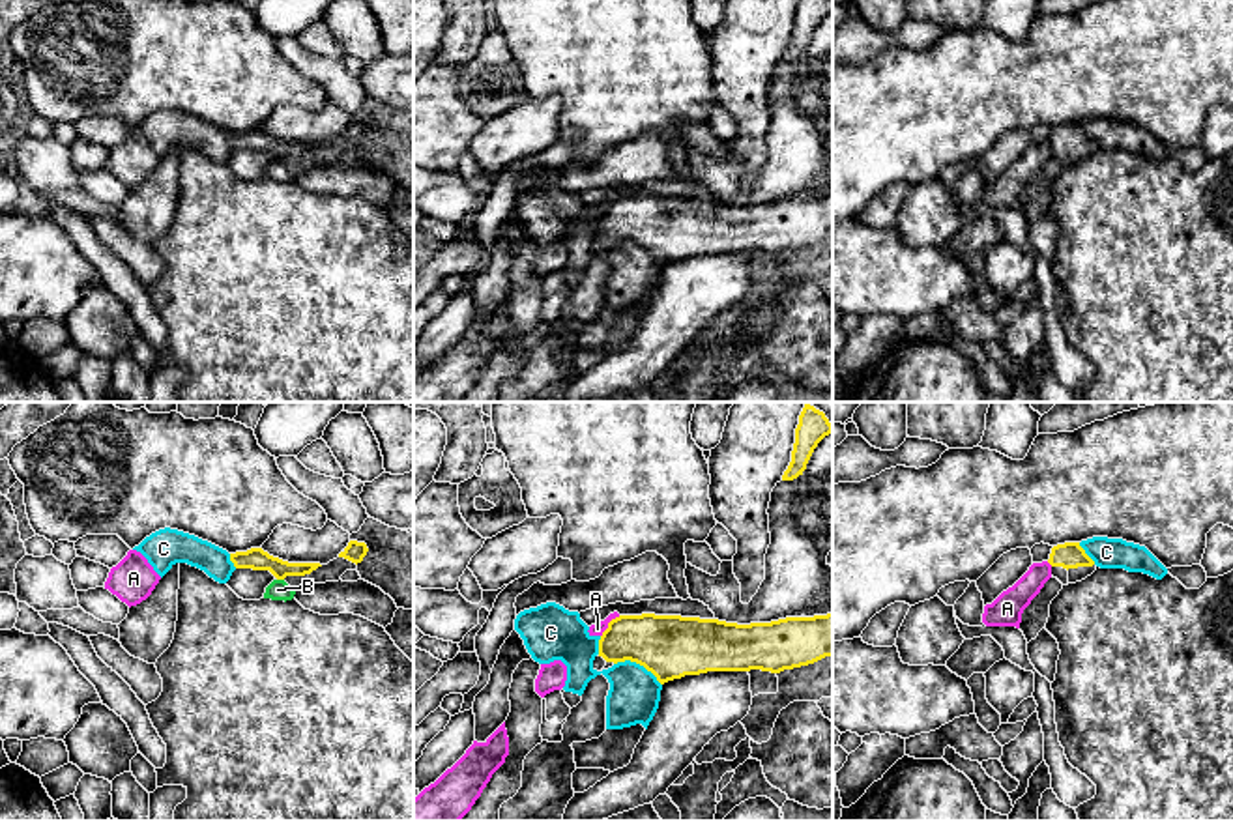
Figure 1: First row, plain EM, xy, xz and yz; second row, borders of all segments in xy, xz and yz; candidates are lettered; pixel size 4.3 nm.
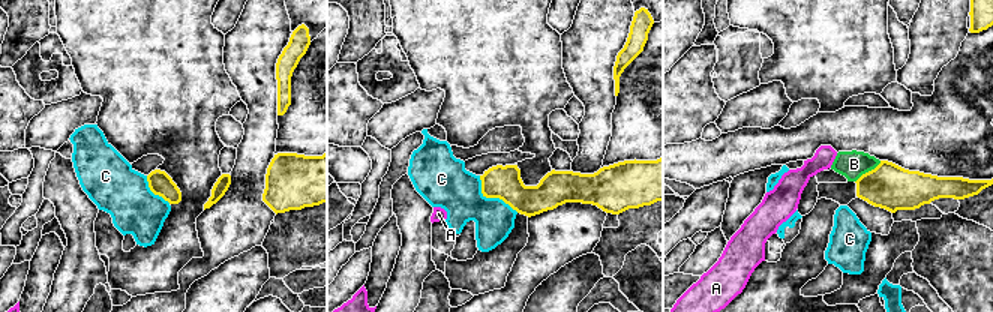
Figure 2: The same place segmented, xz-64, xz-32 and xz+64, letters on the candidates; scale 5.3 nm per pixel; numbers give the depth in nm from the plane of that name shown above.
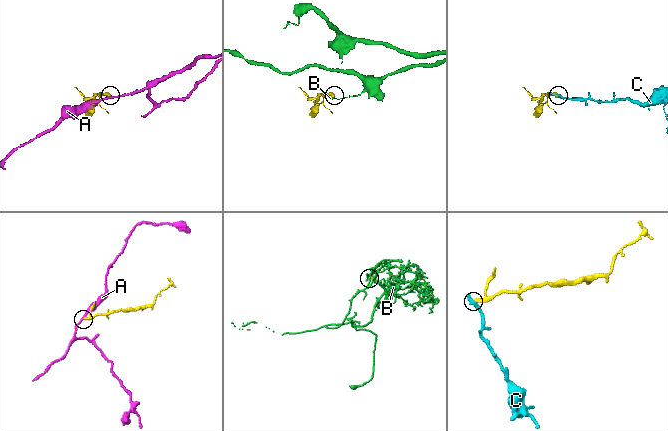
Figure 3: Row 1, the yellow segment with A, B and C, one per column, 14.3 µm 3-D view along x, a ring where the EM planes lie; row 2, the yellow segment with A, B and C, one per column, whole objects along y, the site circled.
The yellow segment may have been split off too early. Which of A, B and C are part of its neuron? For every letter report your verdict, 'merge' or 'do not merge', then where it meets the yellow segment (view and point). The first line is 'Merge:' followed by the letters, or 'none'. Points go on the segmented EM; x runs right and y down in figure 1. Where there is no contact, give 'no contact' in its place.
Merge: none
A: do not merge | xz (609, 625)
B: do not merge | xy (281, 578)
C: do not merge | xz (638, 662)

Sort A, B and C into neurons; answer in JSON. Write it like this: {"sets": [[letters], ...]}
{"sets": [["A"], ["B"], ["C"]]}

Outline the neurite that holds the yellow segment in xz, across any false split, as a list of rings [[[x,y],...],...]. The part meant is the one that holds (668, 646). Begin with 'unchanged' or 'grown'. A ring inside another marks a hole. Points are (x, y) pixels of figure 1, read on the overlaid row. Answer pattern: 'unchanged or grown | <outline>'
grown | [[[833,612],[750,625],[642,613],[608,623],[593,670],[631,660],[664,684],[707,671],[780,673],[825,656],[833,656]]]

